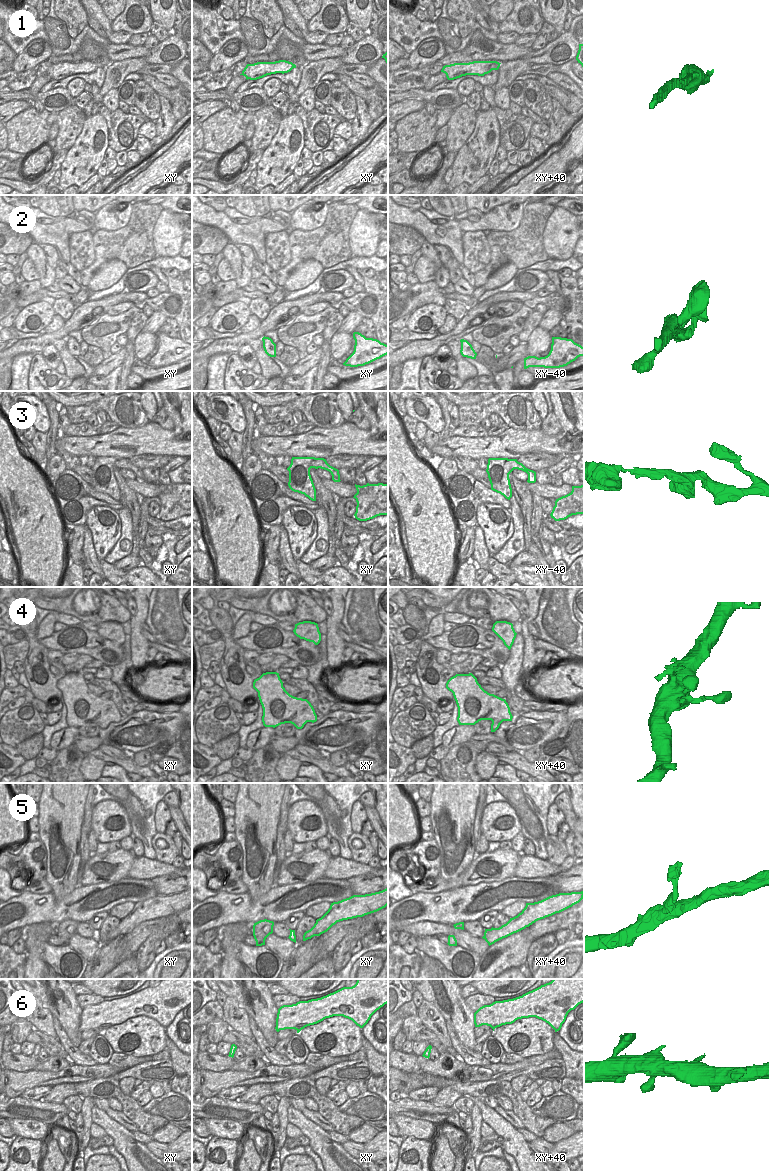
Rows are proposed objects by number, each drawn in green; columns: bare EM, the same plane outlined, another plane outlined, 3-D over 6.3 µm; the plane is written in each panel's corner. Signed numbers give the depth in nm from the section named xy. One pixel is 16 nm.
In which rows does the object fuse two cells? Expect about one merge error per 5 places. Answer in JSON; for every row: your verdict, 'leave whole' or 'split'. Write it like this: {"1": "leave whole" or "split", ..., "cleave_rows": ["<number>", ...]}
{"1": "leave whole", "2": "leave whole", "3": "leave whole", "4": "leave whole", "5": "leave whole", "6": "leave whole", "cleave_rows": []}

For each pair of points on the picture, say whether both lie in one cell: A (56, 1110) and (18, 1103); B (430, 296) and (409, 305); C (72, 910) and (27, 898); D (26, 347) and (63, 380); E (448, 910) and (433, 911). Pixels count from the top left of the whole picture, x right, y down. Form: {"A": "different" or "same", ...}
{"A": "same", "B": "same", "C": "same", "D": "different", "E": "same"}

